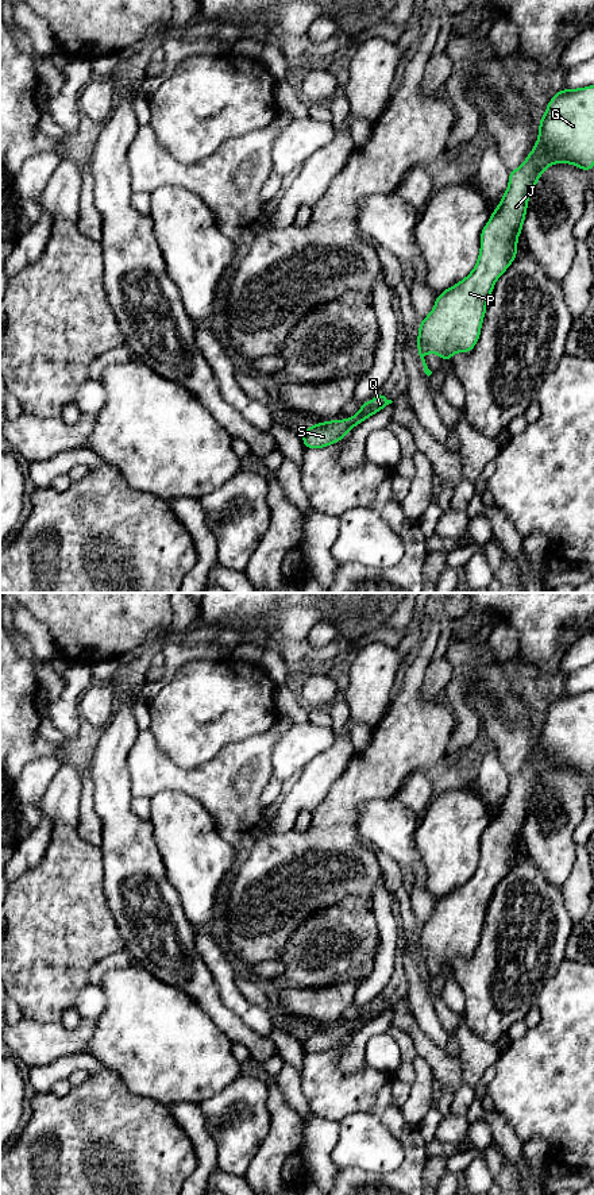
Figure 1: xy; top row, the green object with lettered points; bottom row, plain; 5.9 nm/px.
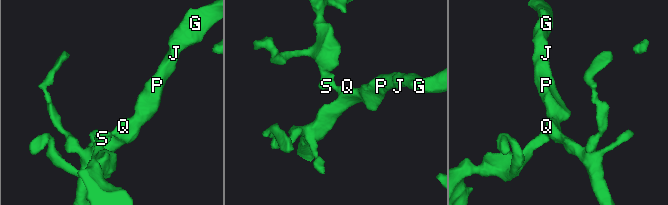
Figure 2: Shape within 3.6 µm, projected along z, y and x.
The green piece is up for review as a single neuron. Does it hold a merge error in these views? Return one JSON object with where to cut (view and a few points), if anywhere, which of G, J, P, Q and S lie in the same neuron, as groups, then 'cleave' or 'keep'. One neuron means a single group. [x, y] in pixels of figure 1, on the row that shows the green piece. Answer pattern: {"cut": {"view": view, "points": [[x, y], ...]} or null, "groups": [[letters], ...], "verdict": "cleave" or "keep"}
{"cut": null, "groups": [["G", "J", "P", "Q", "S"]], "verdict": "keep"}

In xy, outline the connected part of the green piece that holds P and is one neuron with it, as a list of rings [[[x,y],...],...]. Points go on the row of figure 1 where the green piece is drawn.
[[[594,85],[579,89],[559,90],[549,101],[539,124],[539,140],[524,163],[509,171],[509,185],[490,220],[481,232],[481,253],[474,270],[436,298],[432,312],[418,327],[417,351],[423,361],[424,373],[432,371],[425,363],[427,352],[436,352],[444,362],[454,352],[470,352],[475,347],[486,305],[495,281],[505,273],[517,255],[517,238],[521,234],[526,215],[528,198],[539,177],[551,163],[574,163],[590,171],[594,166]]]

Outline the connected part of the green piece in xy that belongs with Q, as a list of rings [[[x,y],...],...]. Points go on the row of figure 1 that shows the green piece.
[[[381,390],[373,401],[363,402],[359,412],[347,420],[331,420],[327,423],[316,423],[305,429],[302,435],[302,443],[305,448],[323,448],[346,437],[351,428],[356,427],[367,417],[373,416],[378,410],[383,409],[392,400],[387,400]]]

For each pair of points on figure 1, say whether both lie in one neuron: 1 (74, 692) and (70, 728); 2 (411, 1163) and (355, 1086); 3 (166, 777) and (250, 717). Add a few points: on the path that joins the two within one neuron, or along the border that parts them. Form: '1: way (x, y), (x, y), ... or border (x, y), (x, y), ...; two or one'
1: way (70, 701), (70, 719); one
2: way (411, 1143), (411, 1138), (375, 1103); one
3: border (157, 746), (184, 768), (196, 770), (211, 760); two

